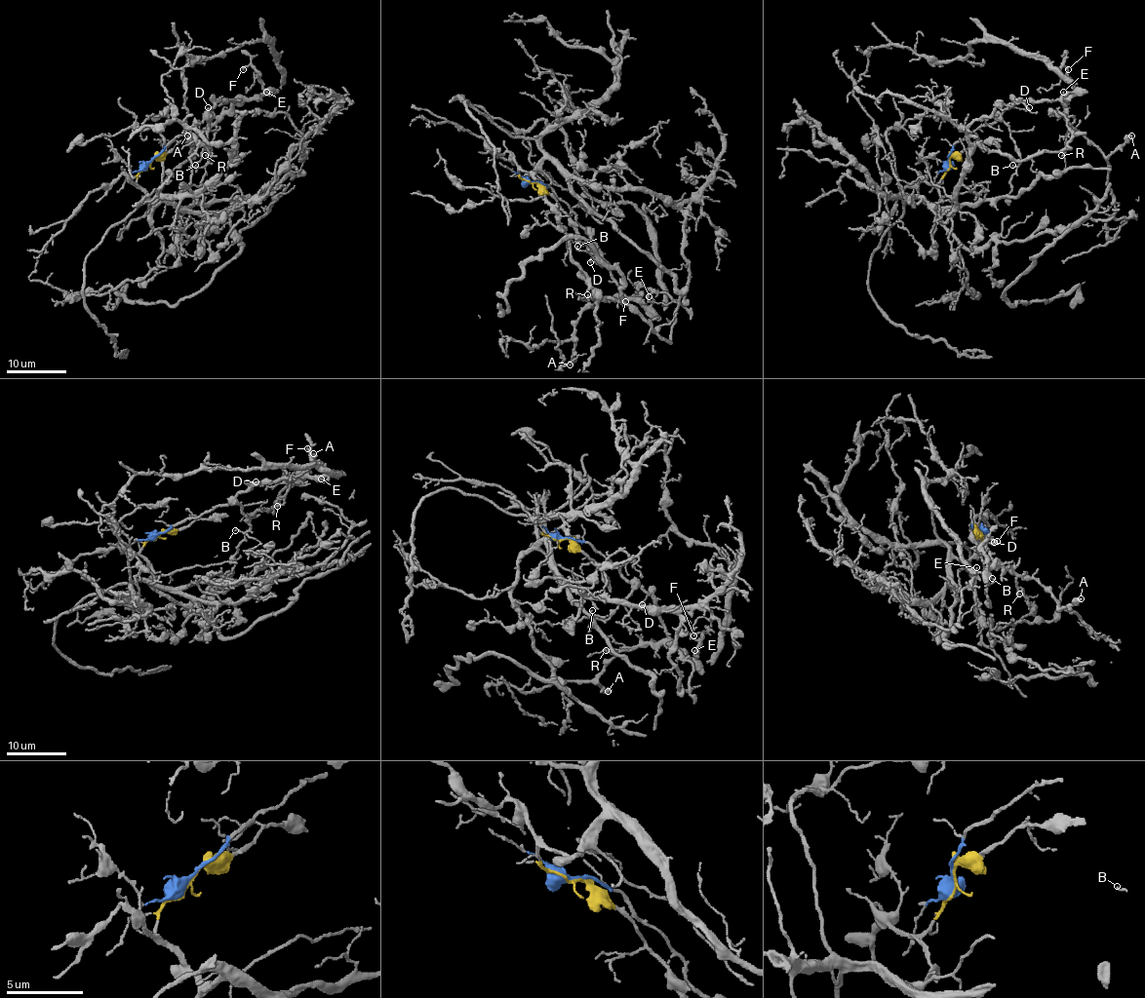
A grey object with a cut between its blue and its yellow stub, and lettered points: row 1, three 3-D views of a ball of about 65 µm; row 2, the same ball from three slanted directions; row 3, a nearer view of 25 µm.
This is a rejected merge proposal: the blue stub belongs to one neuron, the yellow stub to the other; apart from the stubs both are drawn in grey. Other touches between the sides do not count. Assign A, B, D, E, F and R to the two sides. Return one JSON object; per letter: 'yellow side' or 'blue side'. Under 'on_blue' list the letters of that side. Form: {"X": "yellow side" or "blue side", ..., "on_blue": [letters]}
{"A": "blue side", "B": "blue side", "D": "blue side", "E": "blue side", "F": "blue side", "R": "blue side", "on_blue": ["A", "B", "D", "E", "F", "R"]}

